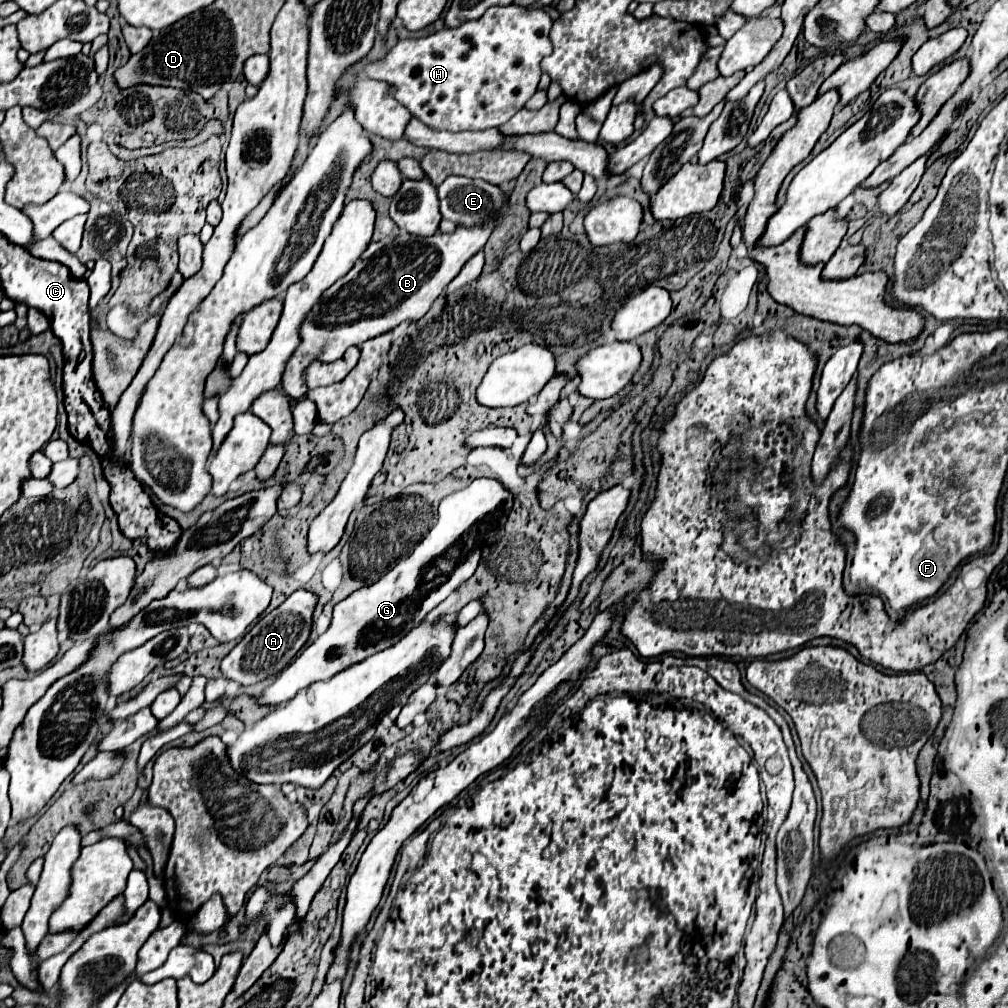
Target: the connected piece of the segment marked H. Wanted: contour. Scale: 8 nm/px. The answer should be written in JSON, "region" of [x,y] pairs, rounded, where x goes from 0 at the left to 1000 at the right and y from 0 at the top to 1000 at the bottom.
{"region":[[[507,3],[503,7],[483,9],[479,17],[461,21],[455,27],[439,27],[418,39],[400,39],[380,59],[364,64],[362,72],[368,78],[390,82],[394,86],[394,100],[432,130],[475,130],[495,126],[519,108],[533,90],[537,76],[535,61],[547,53],[547,41],[543,37],[545,29],[547,17],[541,9]]]}

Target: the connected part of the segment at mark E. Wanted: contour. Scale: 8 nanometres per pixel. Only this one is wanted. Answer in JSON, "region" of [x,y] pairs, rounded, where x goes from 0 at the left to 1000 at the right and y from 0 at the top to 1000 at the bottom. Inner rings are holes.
{"region":[[[457,174],[443,176],[436,186],[436,199],[438,199],[438,213],[439,217],[445,217],[459,225],[471,225],[485,219],[497,219],[497,209],[505,207],[505,195],[499,191],[499,188],[491,182],[479,180],[479,178],[465,178]]]}

